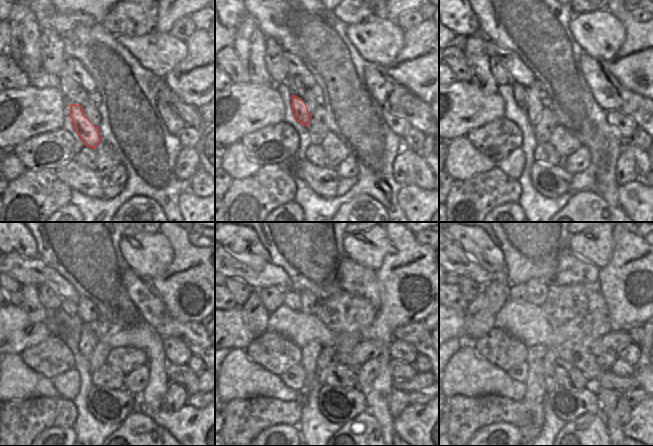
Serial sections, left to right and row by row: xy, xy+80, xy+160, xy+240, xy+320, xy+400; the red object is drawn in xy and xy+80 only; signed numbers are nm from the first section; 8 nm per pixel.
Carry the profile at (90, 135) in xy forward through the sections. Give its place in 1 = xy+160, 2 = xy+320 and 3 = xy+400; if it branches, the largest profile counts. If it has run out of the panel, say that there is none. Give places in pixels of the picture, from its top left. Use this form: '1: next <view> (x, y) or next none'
1: next xy+160 (519, 90)
2: next xy+320 (287, 320)
3: next xy+400 (516, 311)

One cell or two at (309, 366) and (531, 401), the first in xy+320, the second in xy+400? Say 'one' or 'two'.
one

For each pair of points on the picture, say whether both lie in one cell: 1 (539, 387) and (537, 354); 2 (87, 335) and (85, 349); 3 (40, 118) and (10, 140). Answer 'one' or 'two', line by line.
1: one
2: one
3: one

